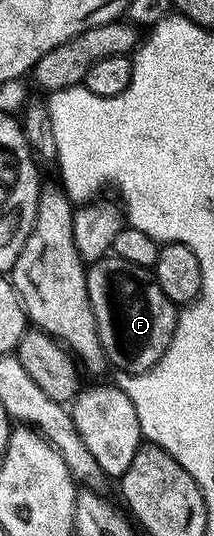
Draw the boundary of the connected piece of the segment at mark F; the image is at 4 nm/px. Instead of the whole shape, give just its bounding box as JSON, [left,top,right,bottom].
[86,255,179,375]

